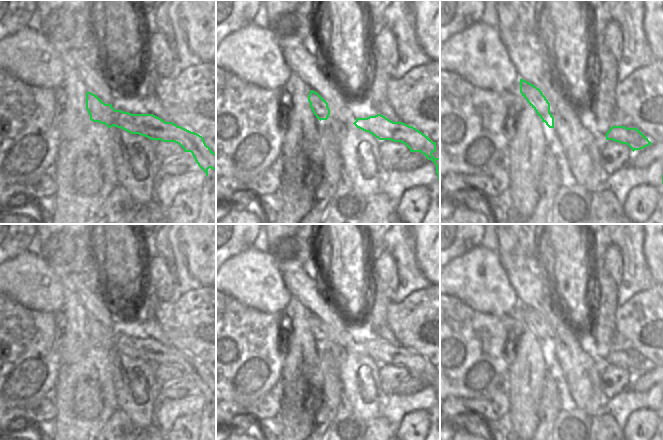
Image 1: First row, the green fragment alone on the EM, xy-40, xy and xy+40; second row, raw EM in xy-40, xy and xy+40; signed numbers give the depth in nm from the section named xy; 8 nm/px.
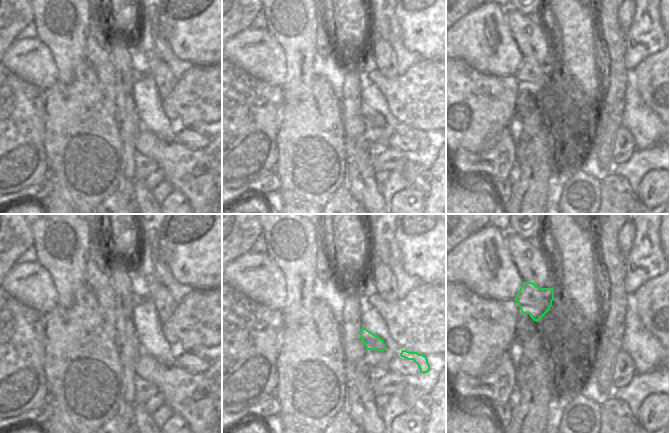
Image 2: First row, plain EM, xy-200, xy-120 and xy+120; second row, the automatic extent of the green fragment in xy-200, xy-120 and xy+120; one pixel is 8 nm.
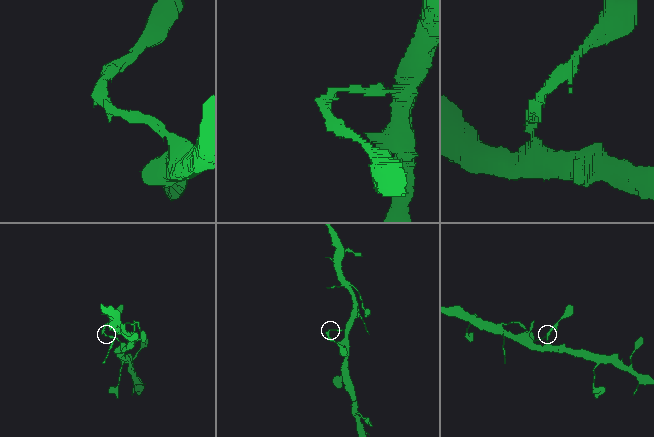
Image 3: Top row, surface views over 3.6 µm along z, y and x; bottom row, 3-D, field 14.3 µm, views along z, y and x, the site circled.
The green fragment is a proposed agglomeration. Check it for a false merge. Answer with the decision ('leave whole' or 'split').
split

